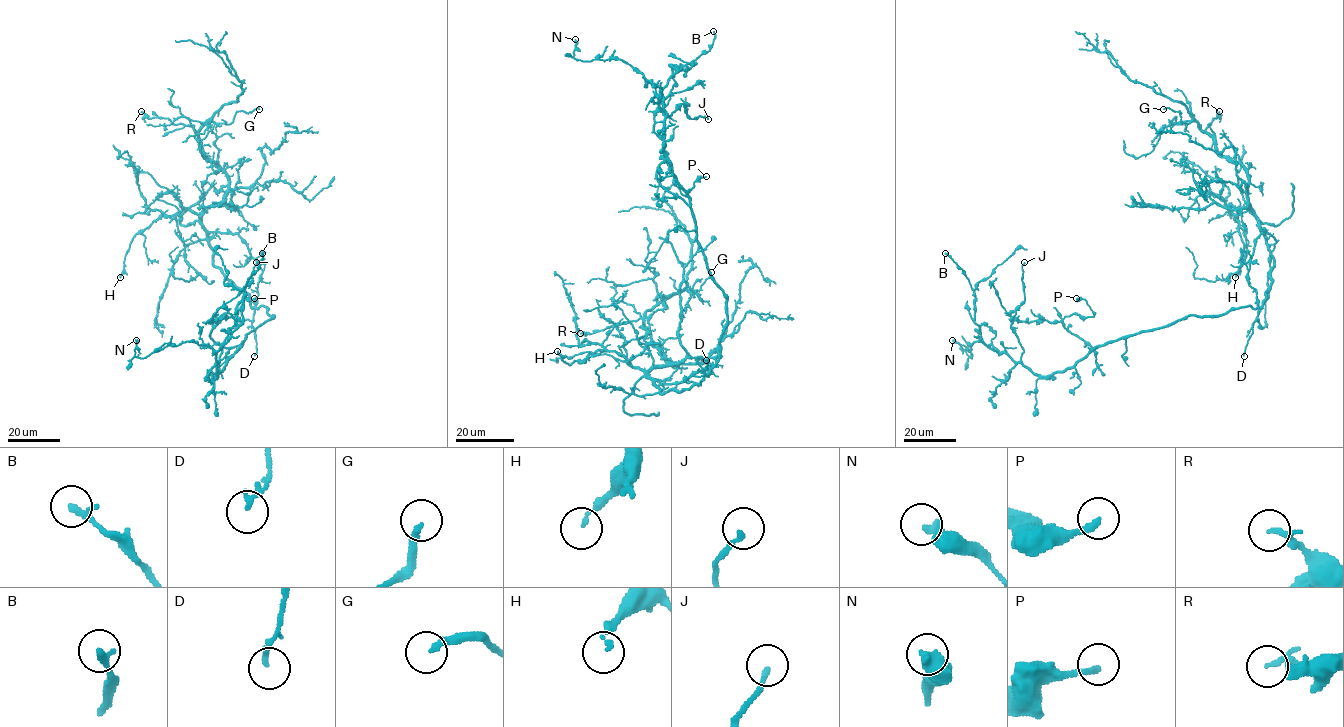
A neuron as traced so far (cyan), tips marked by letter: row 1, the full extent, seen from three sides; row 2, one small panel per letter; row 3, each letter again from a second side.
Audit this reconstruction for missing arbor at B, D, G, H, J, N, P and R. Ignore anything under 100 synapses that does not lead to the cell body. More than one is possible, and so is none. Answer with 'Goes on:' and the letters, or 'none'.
Goes on: none

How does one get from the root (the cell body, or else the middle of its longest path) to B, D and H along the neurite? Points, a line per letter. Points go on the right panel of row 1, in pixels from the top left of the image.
B: (1245, 306), (1220, 315), (1187, 315), (1107, 341), (1072, 366), (1038, 376), (982, 340), (969, 279), (945, 253)
D: (1245, 306), (1257, 308), (1257, 315), (1244, 356)
H: (1245, 306), (1262, 306), (1273, 266), (1259, 221), (1245, 209), (1234, 217), (1247, 240), (1235, 277)

